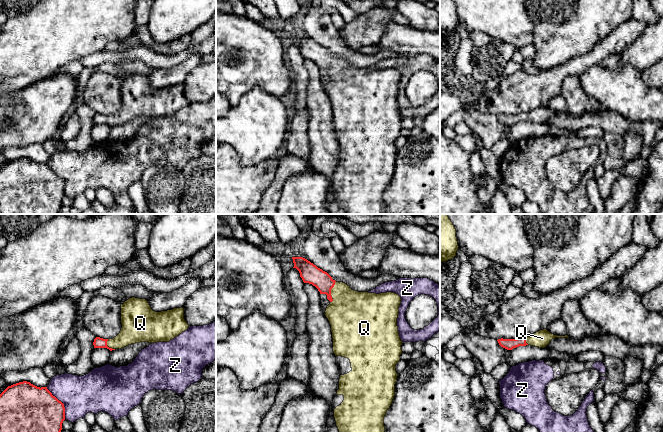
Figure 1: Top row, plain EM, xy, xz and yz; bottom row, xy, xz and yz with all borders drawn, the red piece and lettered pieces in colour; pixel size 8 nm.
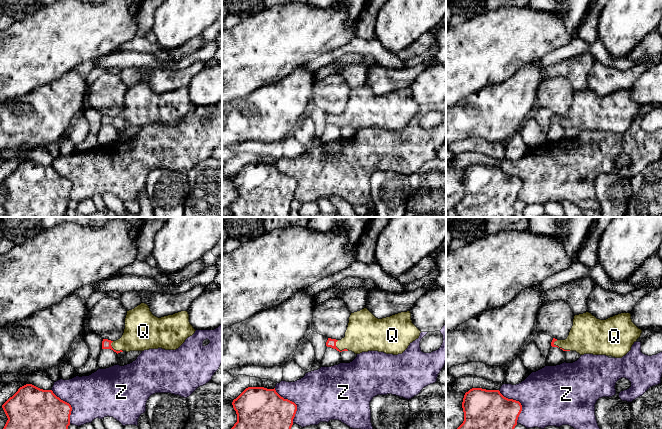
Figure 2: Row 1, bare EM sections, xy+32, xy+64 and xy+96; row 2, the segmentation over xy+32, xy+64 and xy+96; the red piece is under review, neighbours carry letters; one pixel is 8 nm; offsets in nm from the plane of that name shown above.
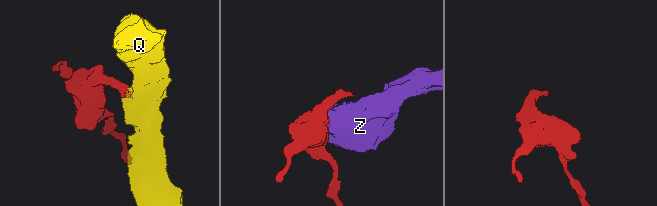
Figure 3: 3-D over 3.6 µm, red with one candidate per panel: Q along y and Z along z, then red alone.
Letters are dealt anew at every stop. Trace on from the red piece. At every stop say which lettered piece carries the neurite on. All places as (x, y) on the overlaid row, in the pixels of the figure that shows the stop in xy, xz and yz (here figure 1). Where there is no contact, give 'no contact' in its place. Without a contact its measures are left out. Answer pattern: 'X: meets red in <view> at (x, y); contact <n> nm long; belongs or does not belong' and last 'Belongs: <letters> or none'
Q: meets red in xz at (330, 292); contact 180 nm long; belongs
Z: meets red in xy at (61, 402); contact 300 nm long; does not belong
Belongs: Q

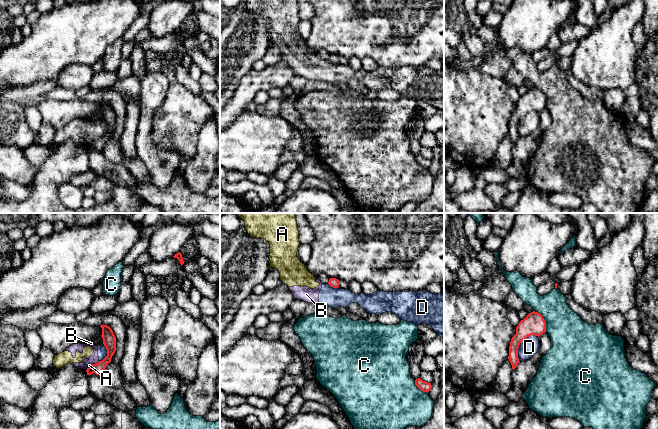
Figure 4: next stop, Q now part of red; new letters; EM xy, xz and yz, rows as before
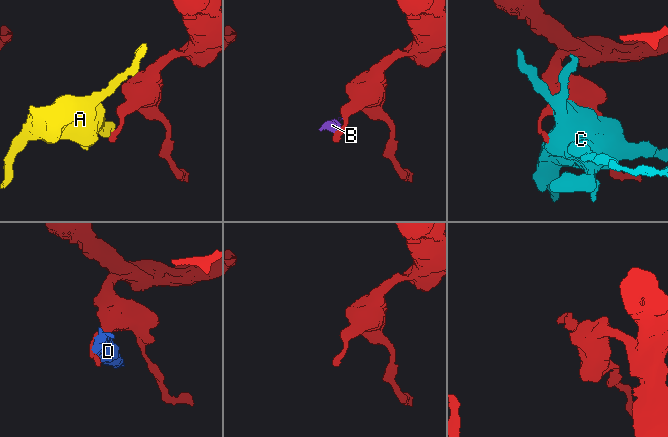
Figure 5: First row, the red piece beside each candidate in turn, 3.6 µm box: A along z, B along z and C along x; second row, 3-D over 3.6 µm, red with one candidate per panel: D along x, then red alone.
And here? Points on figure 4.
A: meets red in xy at (89, 367); contact 40 nm long; does not belong
B: meets red in xy at (96, 363); contact 80 nm long; does not belong
C: meets red in yz at (544, 320); contact 200 nm long; does not belong
D: meets red in yz at (519, 344); contact 260 nm long; does not belong
Belongs: none

